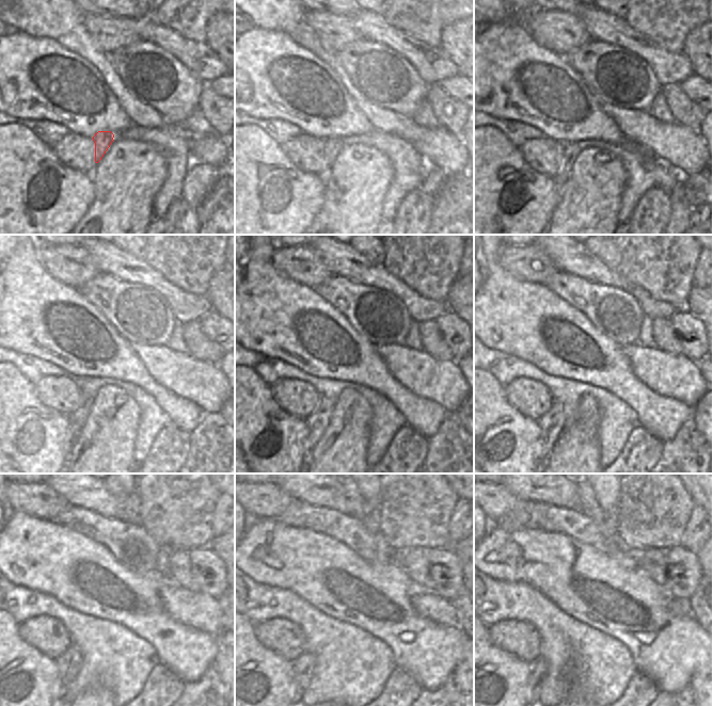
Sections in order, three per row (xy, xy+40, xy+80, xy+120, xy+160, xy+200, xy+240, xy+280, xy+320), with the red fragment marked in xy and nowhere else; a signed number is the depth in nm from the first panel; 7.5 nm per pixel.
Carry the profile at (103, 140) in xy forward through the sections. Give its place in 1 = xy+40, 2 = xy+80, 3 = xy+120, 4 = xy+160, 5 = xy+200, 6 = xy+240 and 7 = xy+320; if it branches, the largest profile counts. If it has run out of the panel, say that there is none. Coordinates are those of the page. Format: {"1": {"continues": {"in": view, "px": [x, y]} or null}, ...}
{"1": {"continues": {"in": "xy+40", "px": [333, 146]}}, "2": {"continues": {"in": "xy+80", "px": [568, 161]}}, "3": {"continues": {"in": "xy+120", "px": [78, 418]}}, "4": {"continues": {"in": "xy+160", "px": [316, 422]}}, "5": {"continues": {"in": "xy+200", "px": [552, 424]}}, "6": {"continues": {"in": "xy+240", "px": [69, 663]}}, "7": {"continues": {"in": "xy+320", "px": [538, 668]}}}

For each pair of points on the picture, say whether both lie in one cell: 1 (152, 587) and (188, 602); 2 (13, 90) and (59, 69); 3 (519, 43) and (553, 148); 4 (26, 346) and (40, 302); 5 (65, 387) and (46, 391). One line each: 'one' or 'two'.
1: two
2: one
3: two
4: one
5: one

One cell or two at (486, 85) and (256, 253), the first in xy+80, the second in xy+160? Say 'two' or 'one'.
one

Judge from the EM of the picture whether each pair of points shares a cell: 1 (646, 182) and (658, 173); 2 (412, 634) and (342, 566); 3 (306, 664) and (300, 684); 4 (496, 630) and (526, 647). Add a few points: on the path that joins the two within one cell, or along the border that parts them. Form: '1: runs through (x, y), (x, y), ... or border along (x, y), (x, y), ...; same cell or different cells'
1: border along (643, 154), (644, 166), (651, 175), (654, 186); different cells
2: runs through (407, 611), (384, 592), (364, 580); same cell
3: runs through (302, 669), (301, 679); same cell
4: runs through (504, 635), (516, 637), (519, 640); same cell

